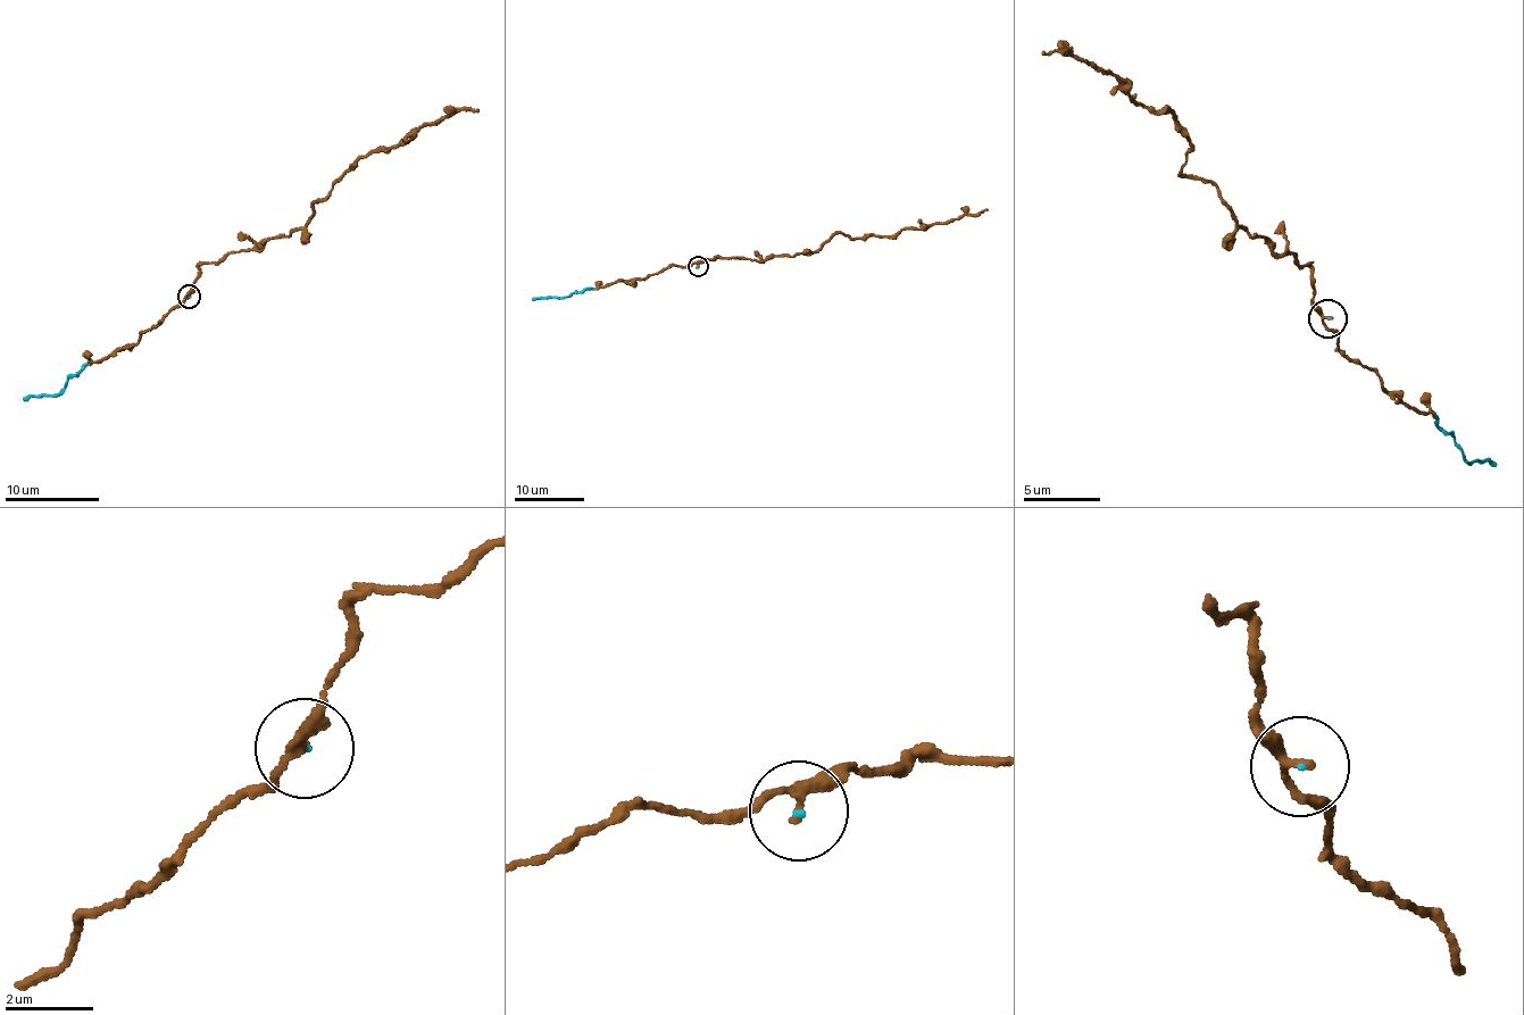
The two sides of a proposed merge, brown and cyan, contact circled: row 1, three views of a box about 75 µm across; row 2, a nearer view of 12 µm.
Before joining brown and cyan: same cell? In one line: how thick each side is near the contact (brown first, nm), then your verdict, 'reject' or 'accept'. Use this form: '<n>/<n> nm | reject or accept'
200/50 nm | accept

